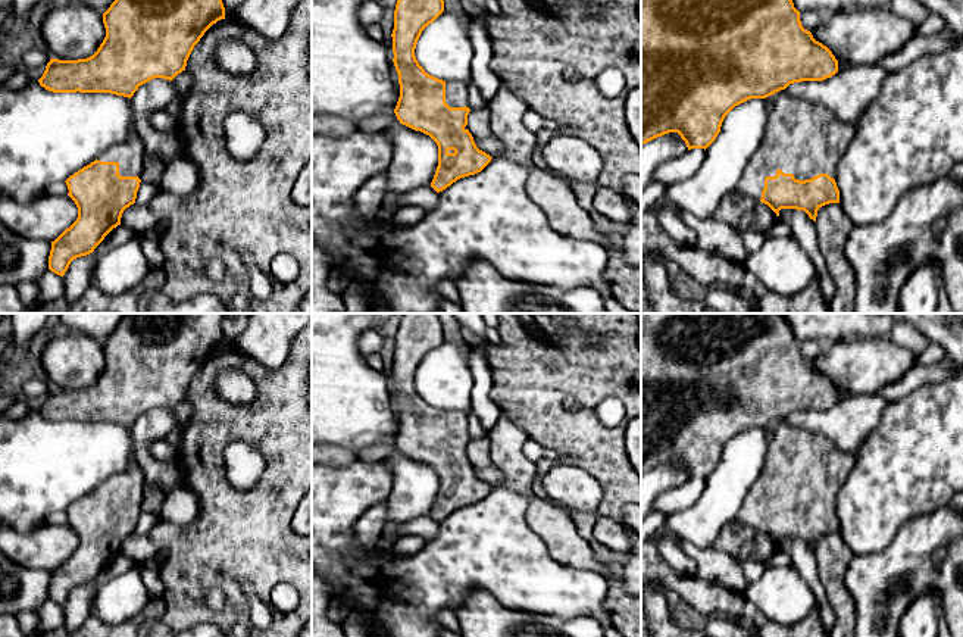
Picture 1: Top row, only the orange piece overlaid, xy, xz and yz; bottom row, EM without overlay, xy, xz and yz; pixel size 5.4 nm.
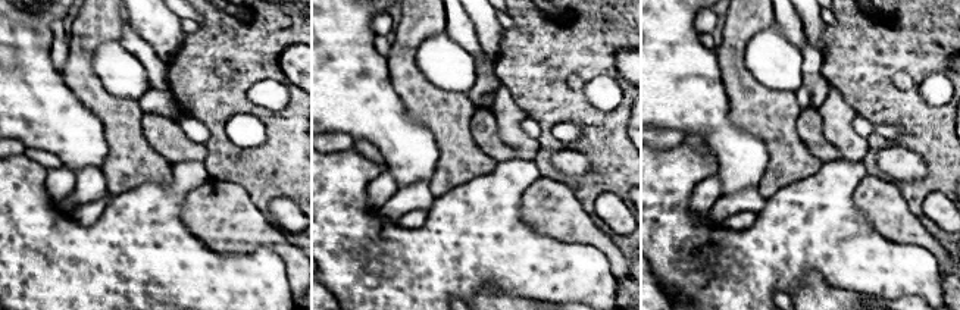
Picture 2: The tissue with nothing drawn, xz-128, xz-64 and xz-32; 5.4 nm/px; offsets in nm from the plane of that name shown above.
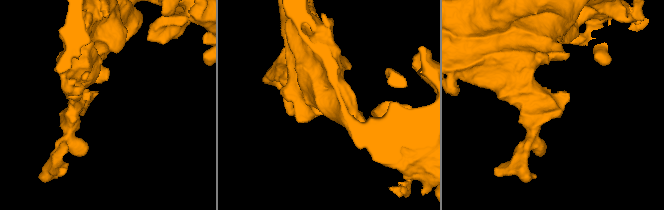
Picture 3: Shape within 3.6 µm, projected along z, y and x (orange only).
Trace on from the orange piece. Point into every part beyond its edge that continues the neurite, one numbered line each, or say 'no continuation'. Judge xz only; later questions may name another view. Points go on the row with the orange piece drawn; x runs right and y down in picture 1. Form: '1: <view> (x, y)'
1: xz (456, 93)

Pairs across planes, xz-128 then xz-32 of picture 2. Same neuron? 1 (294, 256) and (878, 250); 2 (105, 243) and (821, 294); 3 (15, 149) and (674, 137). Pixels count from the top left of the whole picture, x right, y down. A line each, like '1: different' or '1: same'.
1: different
2: different
3: same

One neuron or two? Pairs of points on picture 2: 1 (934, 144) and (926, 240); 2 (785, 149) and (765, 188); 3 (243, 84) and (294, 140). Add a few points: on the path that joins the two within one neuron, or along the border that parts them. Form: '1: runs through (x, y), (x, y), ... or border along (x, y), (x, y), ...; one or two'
1: border along (900, 188), (907, 206), (919, 218); two
2: runs through (785, 159), (785, 166), (775, 178); one
3: runs through (243, 100), (278, 125); one

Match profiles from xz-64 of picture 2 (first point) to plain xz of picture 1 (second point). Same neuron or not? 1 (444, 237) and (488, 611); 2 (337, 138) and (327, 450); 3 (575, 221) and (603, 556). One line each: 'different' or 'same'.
1: different
2: same
3: different

